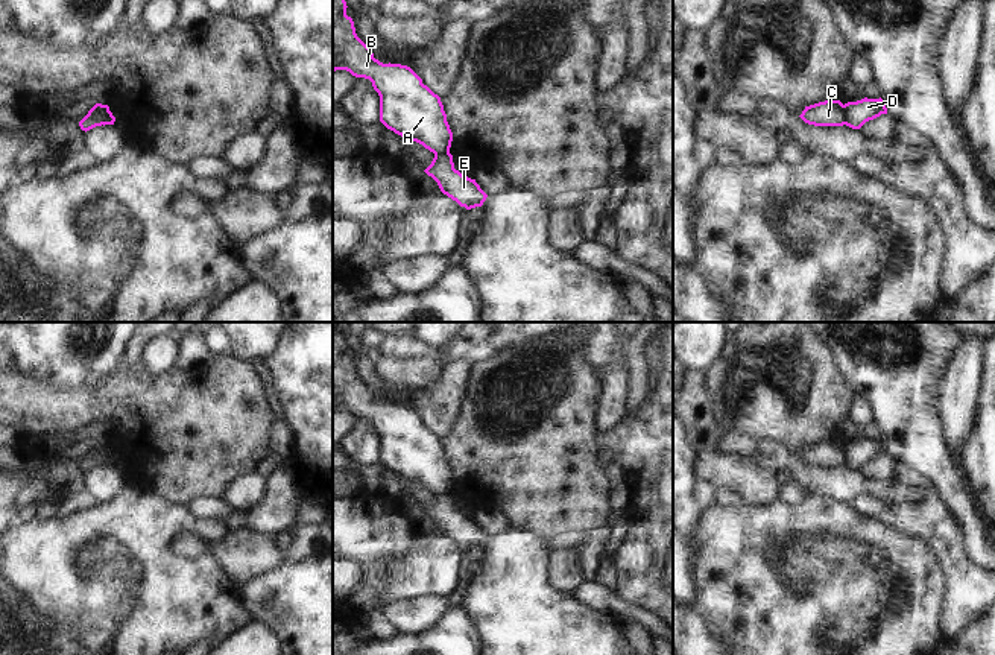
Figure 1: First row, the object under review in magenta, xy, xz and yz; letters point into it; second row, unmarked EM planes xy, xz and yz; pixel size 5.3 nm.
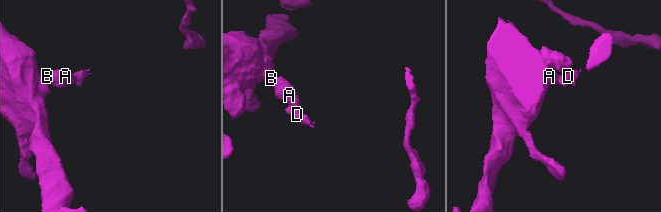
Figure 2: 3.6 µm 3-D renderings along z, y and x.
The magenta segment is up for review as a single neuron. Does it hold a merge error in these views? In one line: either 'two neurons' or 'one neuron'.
two neurons

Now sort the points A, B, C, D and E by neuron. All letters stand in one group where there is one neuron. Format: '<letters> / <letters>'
A B C / D E

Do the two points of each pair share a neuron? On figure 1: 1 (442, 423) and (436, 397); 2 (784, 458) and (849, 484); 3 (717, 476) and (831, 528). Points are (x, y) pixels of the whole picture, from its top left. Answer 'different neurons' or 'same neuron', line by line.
1: same neuron
2: same neuron
3: different neurons

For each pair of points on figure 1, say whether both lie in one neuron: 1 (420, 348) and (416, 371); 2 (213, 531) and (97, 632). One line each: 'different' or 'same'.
1: different
2: same

